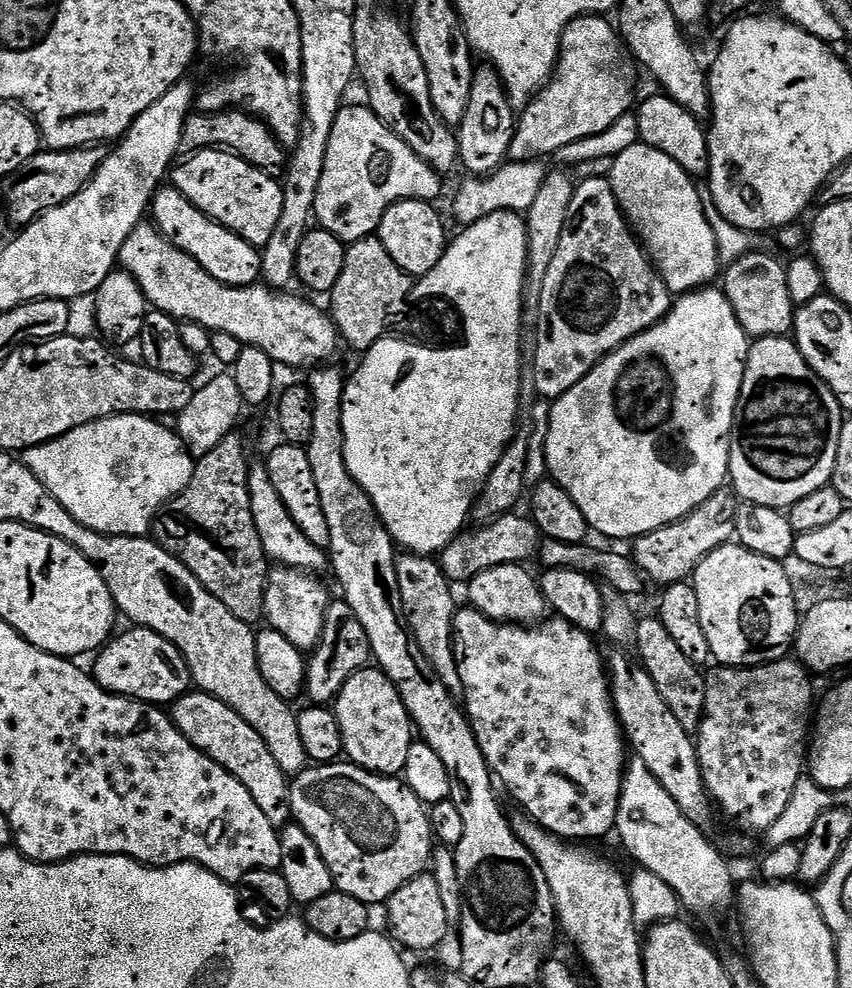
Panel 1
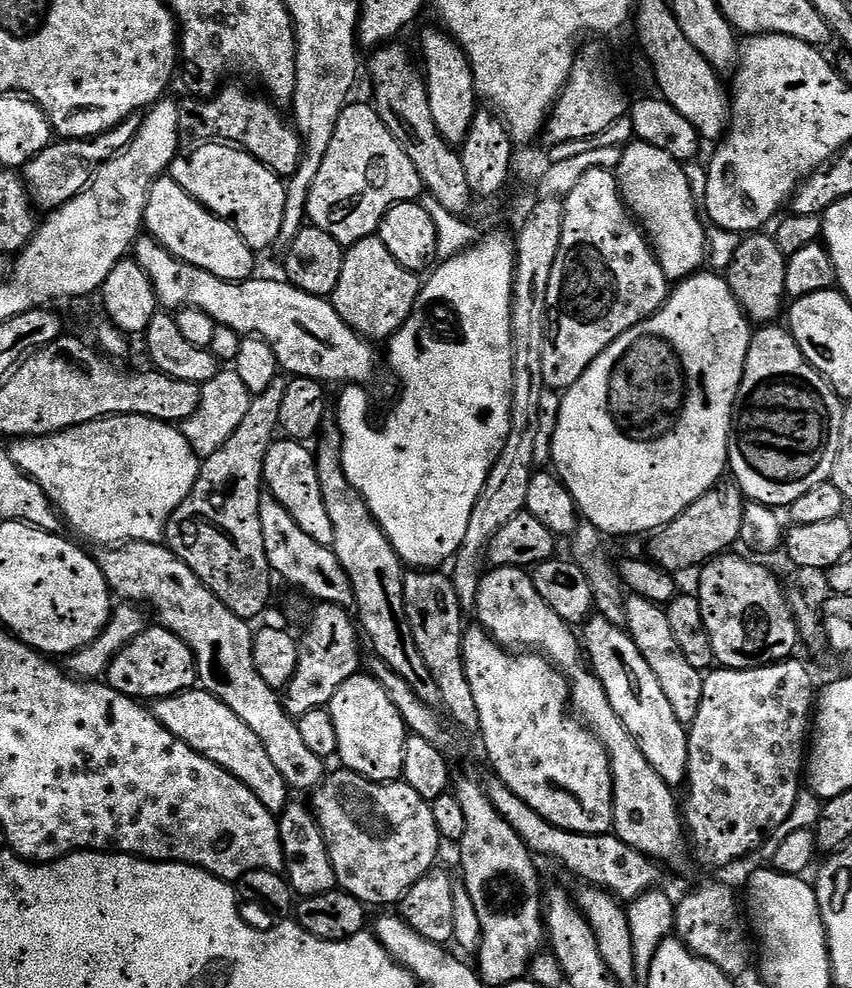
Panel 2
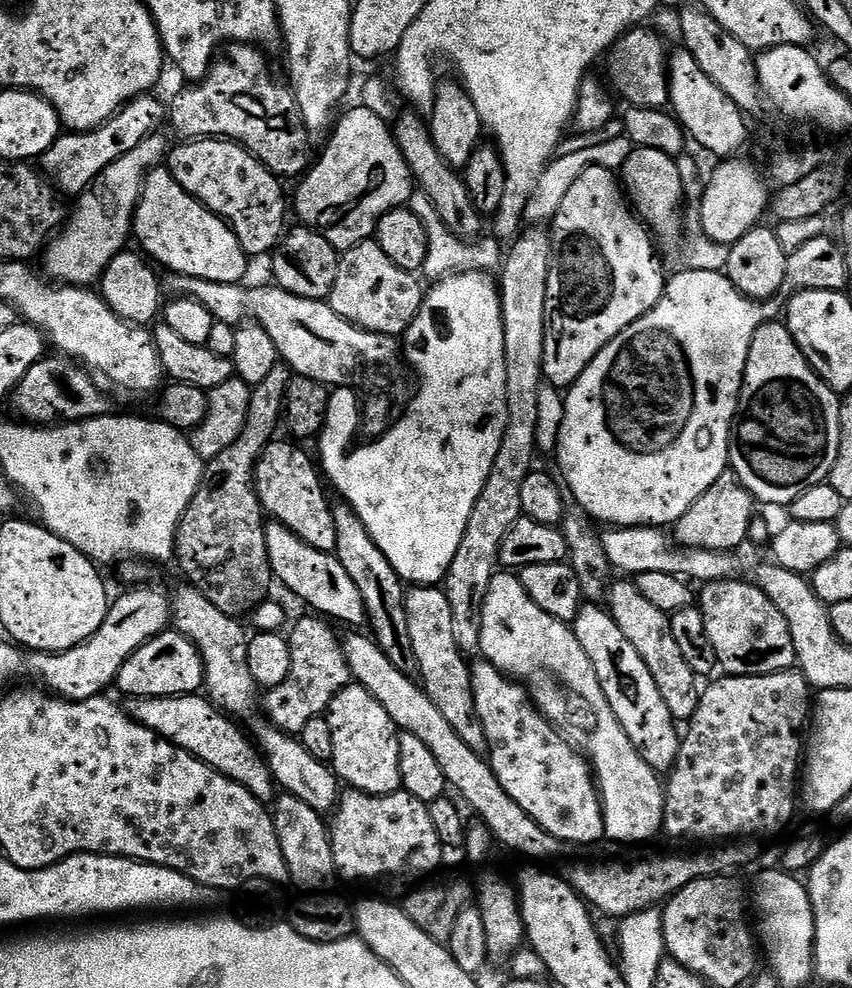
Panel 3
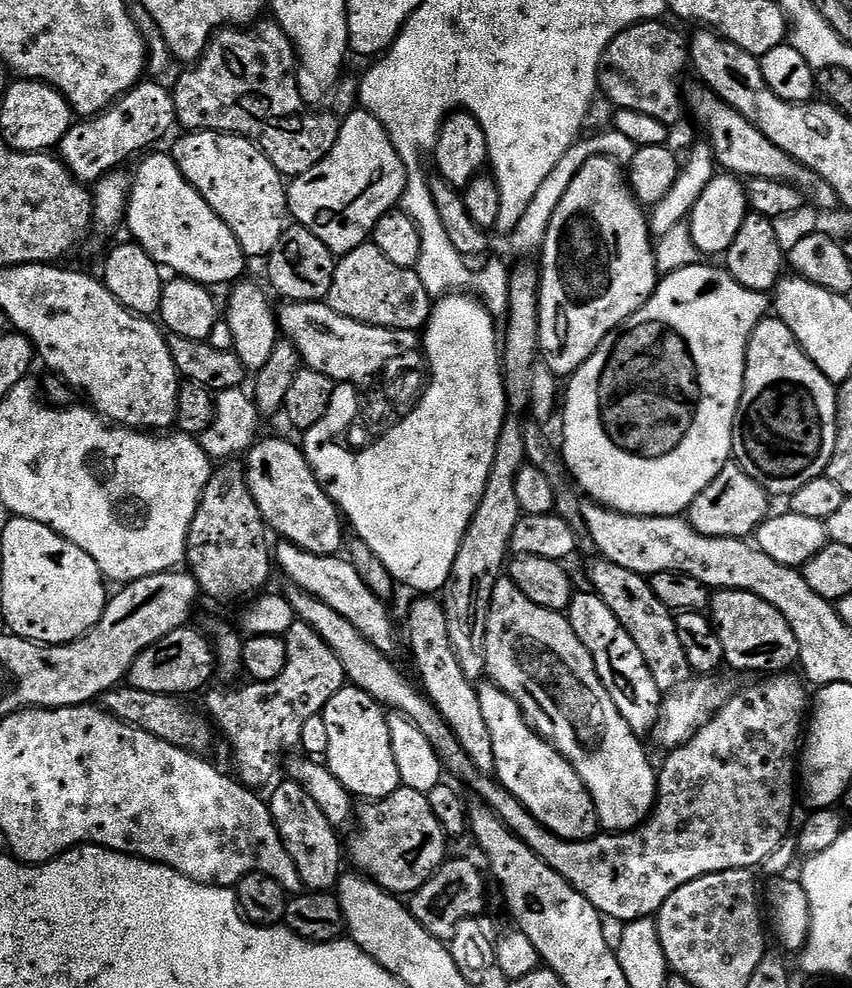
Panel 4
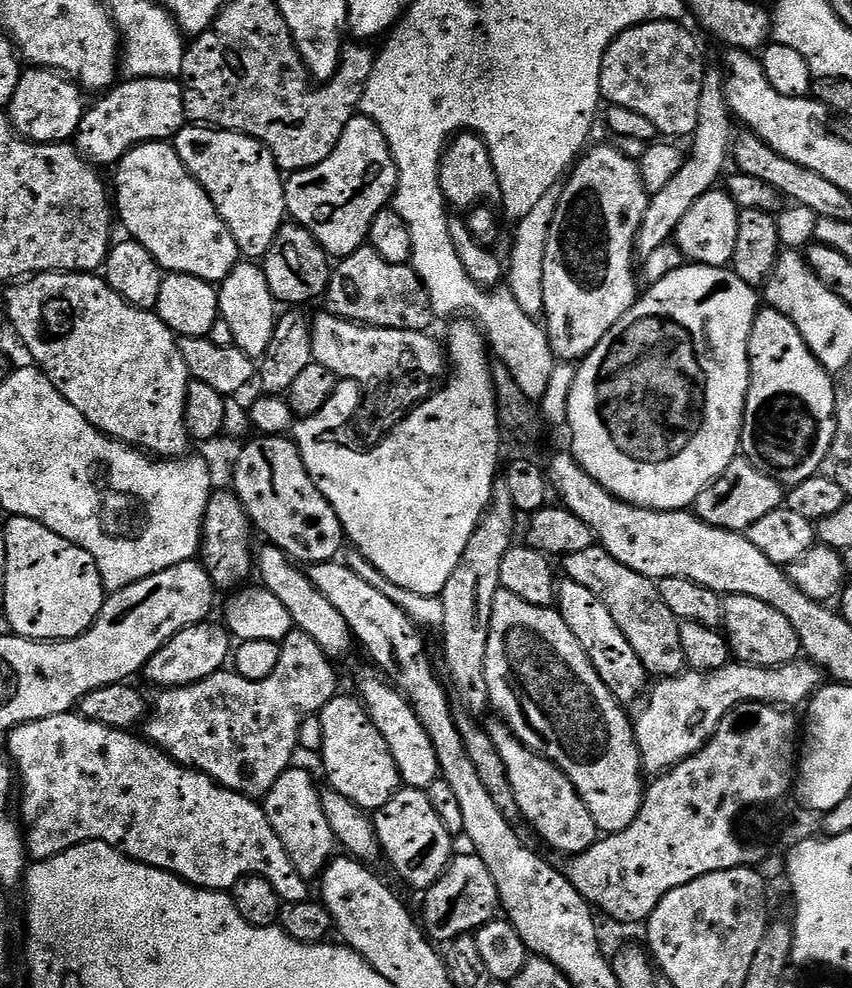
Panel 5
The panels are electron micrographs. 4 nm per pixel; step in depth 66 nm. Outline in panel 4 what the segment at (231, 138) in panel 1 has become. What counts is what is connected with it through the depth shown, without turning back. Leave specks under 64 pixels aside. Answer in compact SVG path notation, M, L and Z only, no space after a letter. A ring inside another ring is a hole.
M261 18L254 26L229 26L219 29L208 41L208 49L176 80L176 88L171 89L176 111L176 123L185 133L189 132L229 132L235 136L245 136L274 162L280 175L285 178L301 176L306 170L318 166L326 154L338 142L341 117L328 112L316 112L300 93L298 86L298 61L292 39L284 33L275 19Z

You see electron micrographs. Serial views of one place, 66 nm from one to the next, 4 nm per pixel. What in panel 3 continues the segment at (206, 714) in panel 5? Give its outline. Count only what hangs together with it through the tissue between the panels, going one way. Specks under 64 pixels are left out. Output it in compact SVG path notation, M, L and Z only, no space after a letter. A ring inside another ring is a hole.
M307 615L293 626L288 636L290 674L286 674L286 682L267 689L262 696L262 708L265 708L267 719L289 734L300 733L310 718L325 715L328 703L352 680L341 633L336 633L332 629L335 627L325 617Z

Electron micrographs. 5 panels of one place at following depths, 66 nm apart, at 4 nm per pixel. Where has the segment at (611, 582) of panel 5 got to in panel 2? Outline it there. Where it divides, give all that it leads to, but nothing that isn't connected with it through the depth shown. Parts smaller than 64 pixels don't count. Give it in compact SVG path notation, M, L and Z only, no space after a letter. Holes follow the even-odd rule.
M629 595L624 602L623 627L634 646L638 646L638 654L642 654L642 658L646 658L647 664L650 665L650 670L654 670L654 678L658 678L658 683L662 685L662 691L666 693L678 722L685 726L692 724L698 714L698 705L702 703L705 673L694 670L686 654L682 654L678 641L670 630L667 611L654 602L646 602L646 598Z

